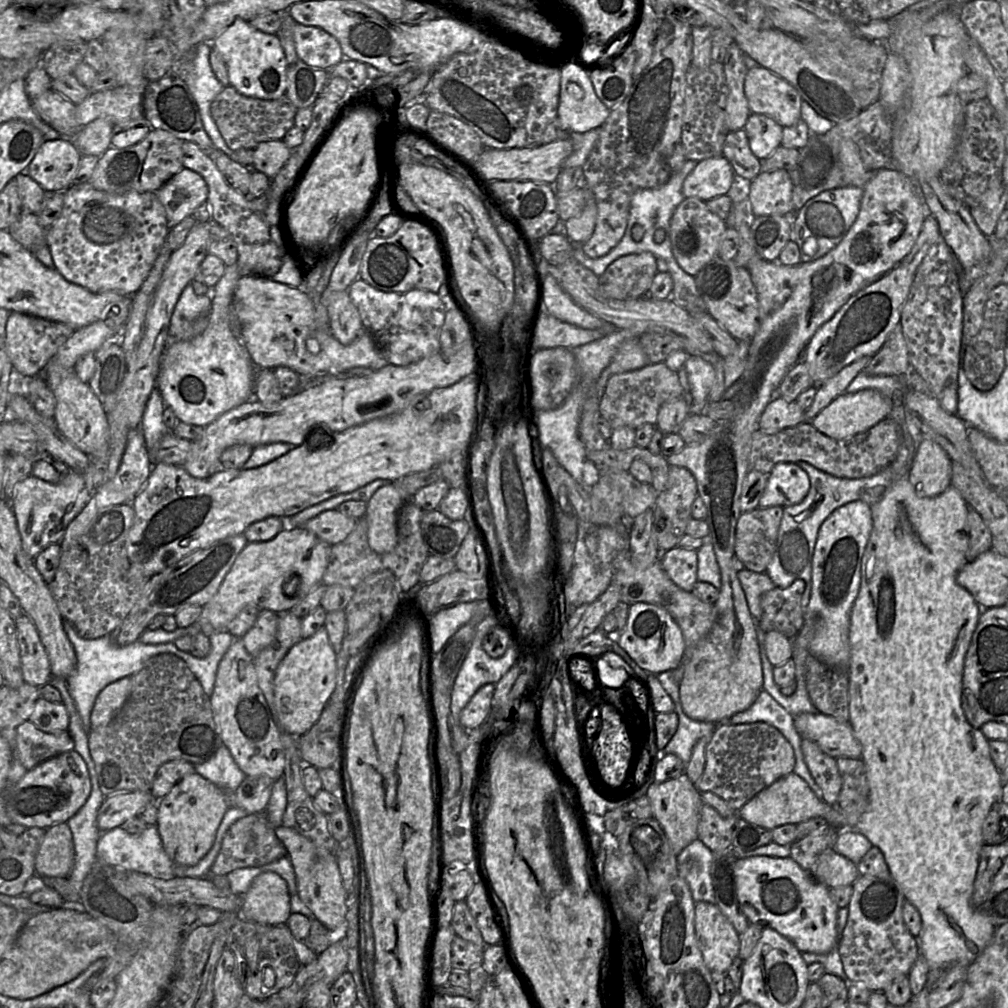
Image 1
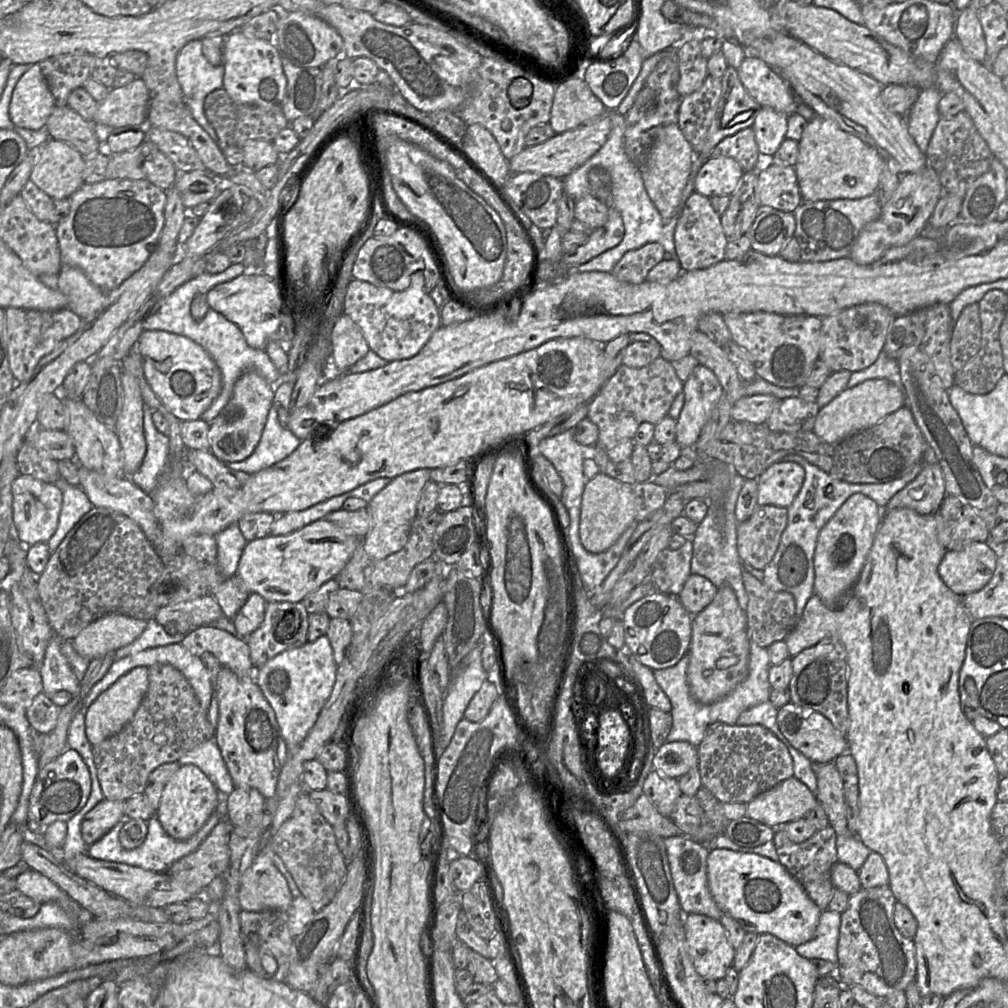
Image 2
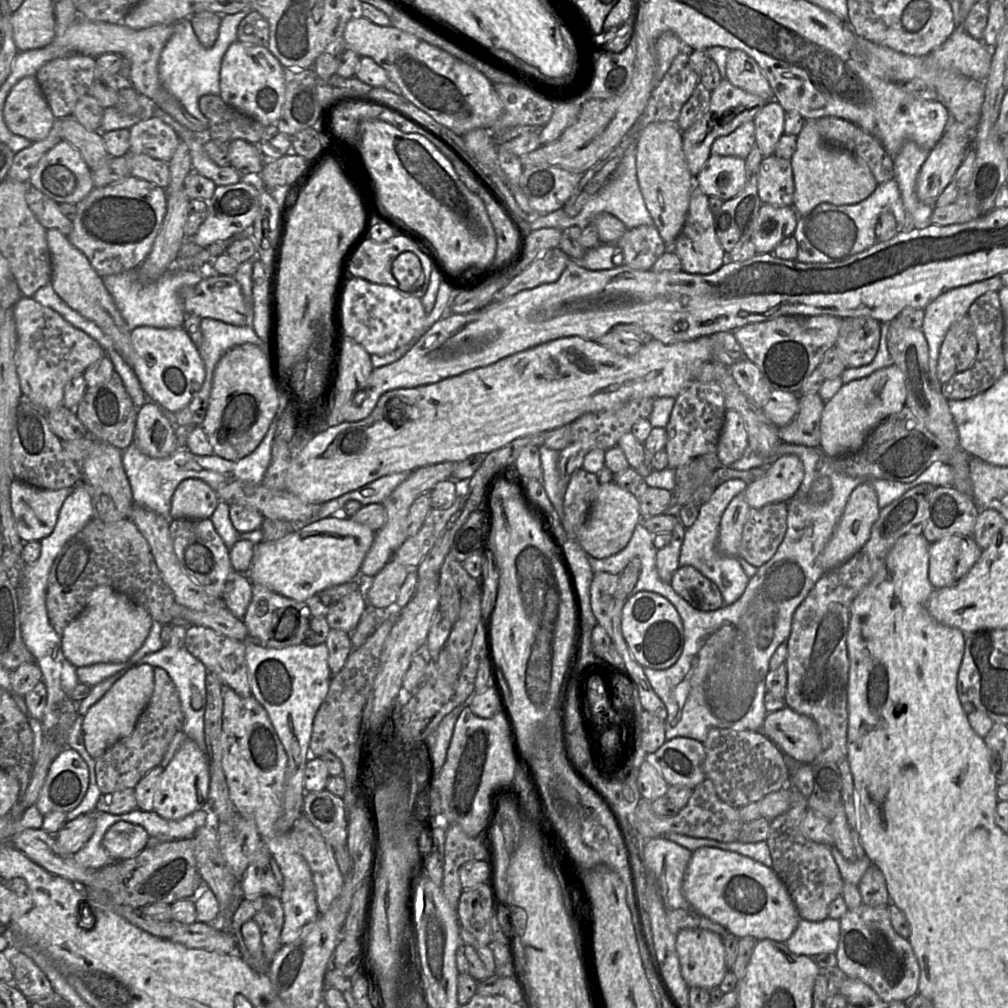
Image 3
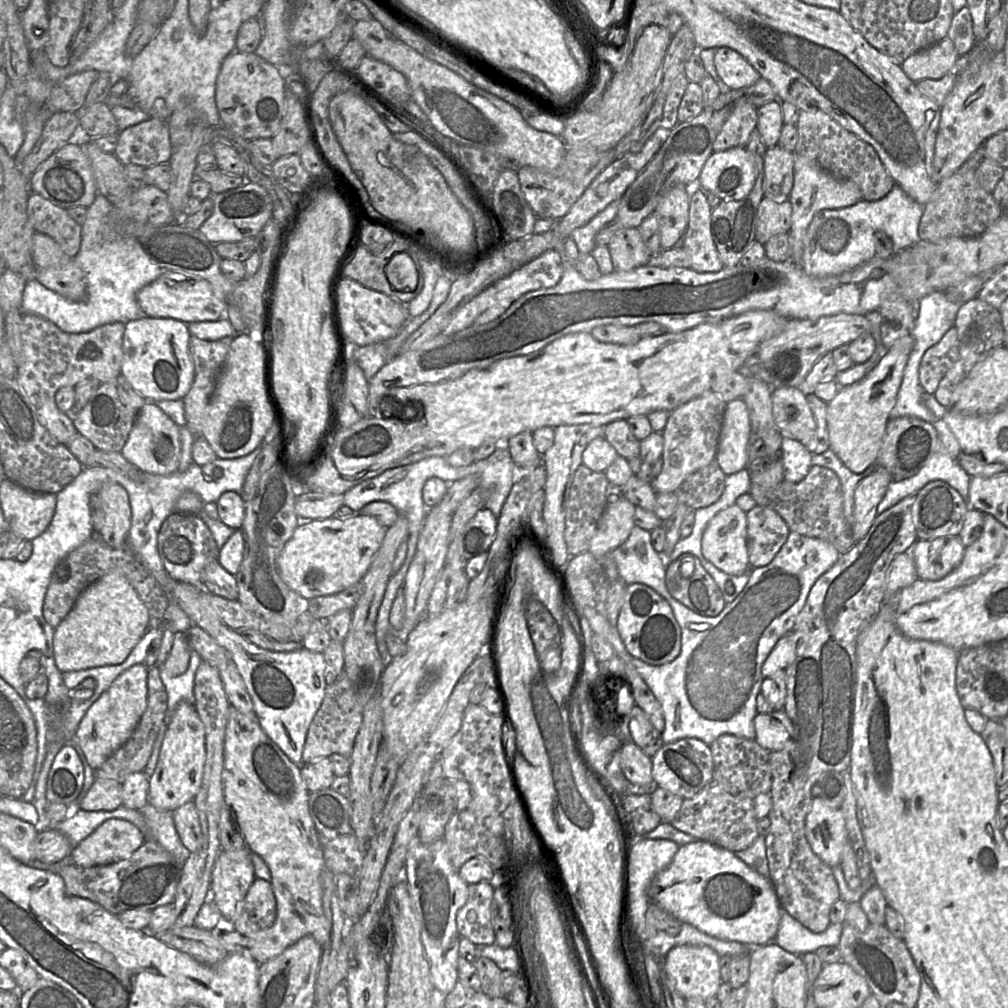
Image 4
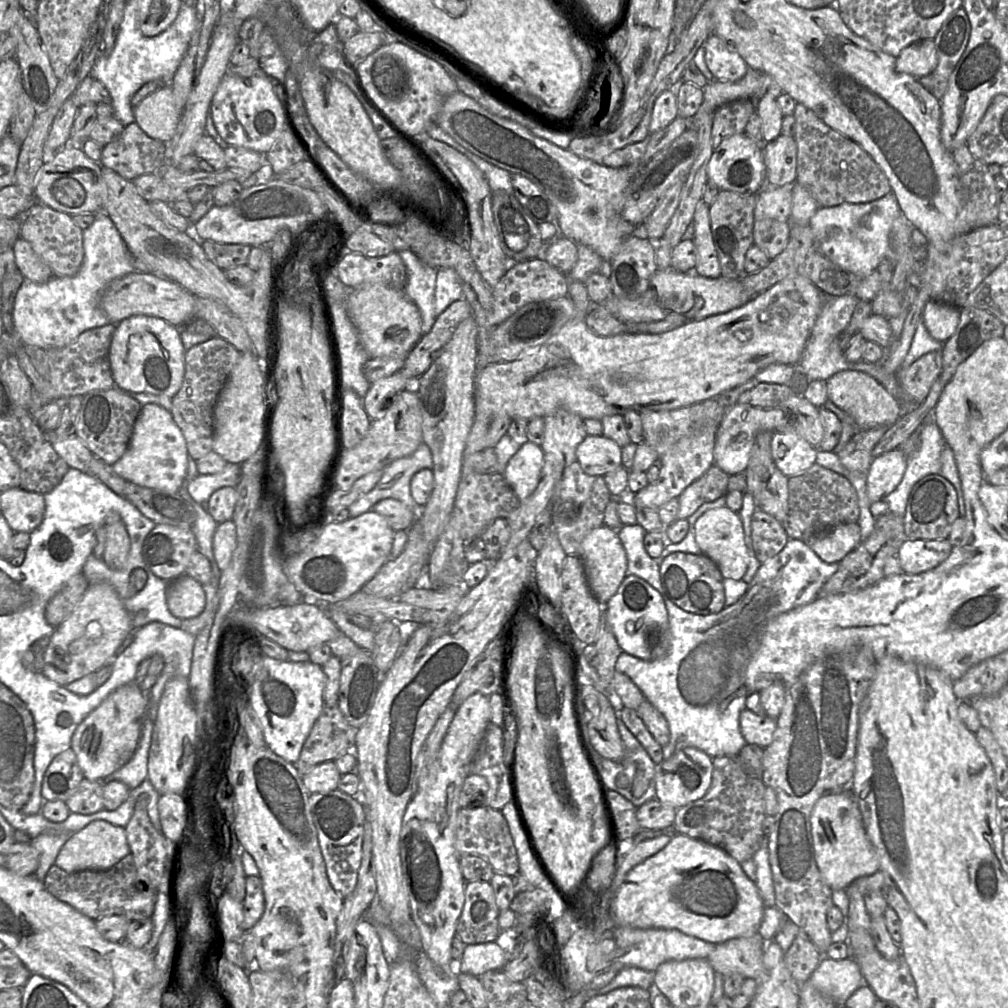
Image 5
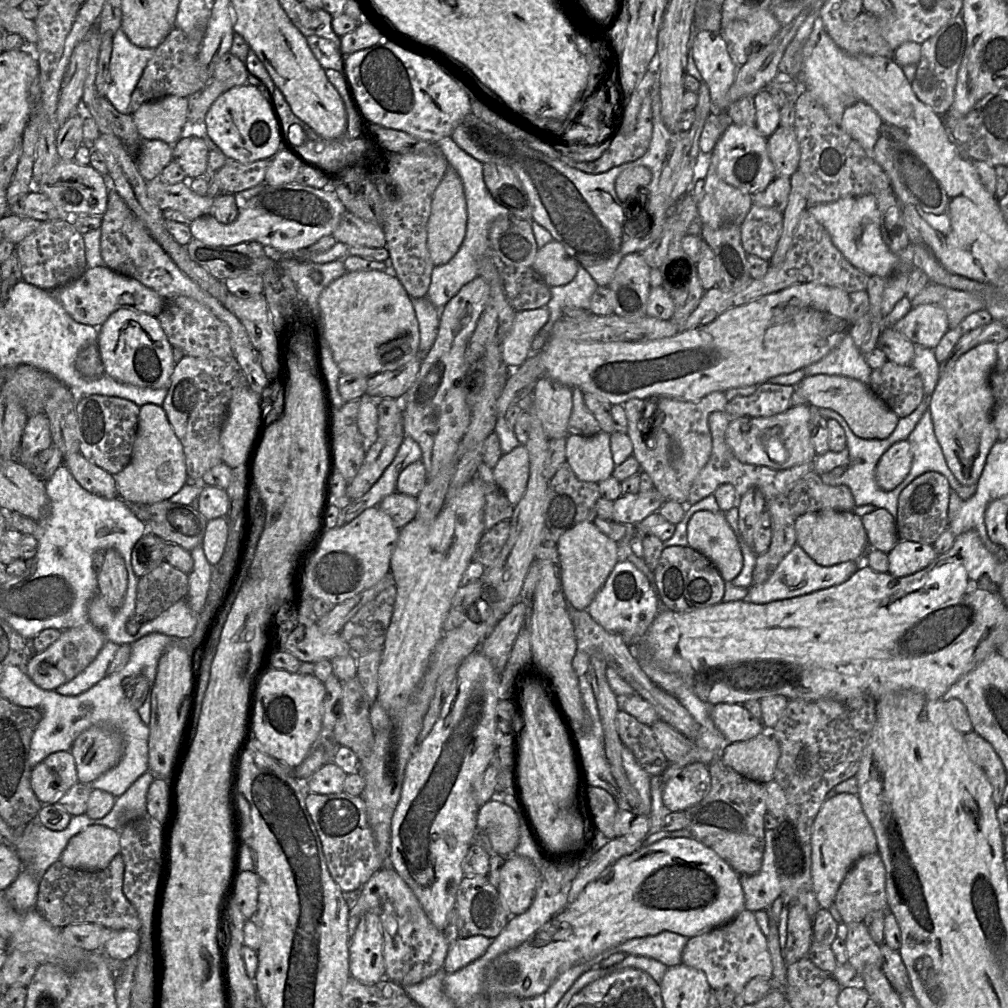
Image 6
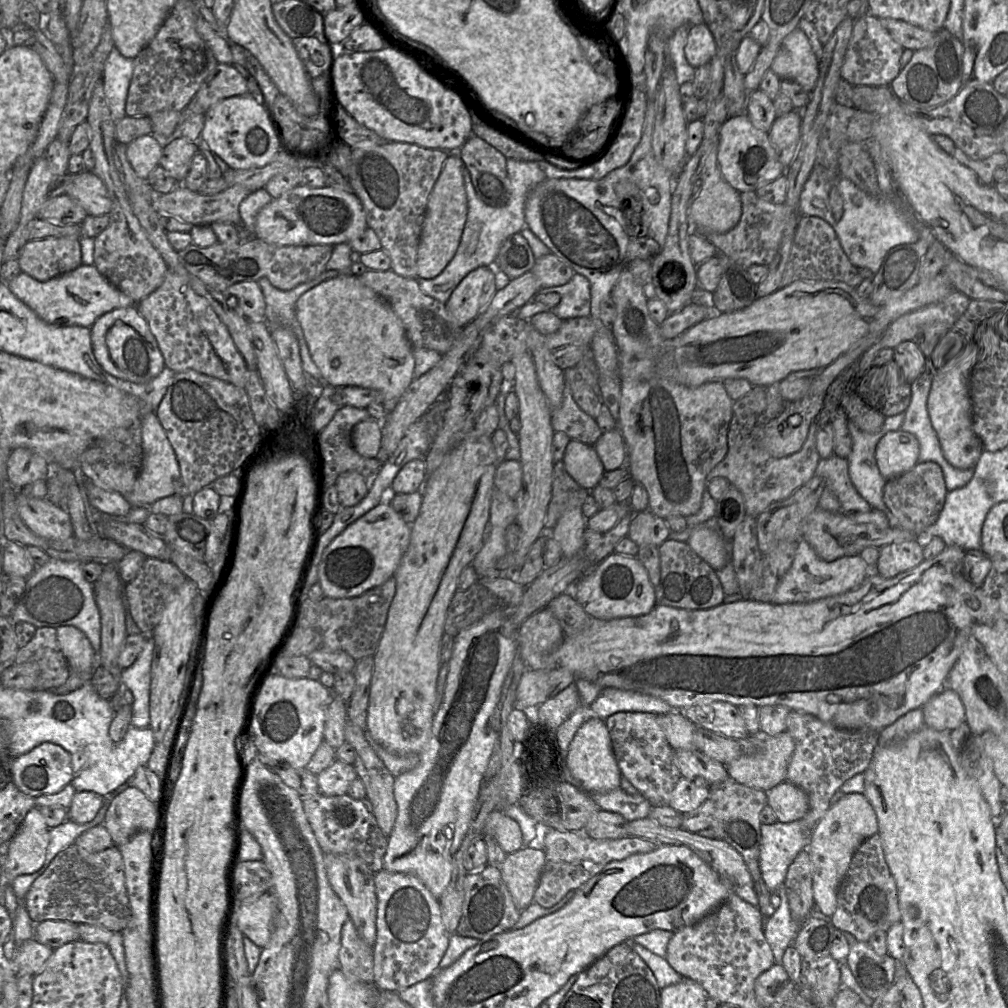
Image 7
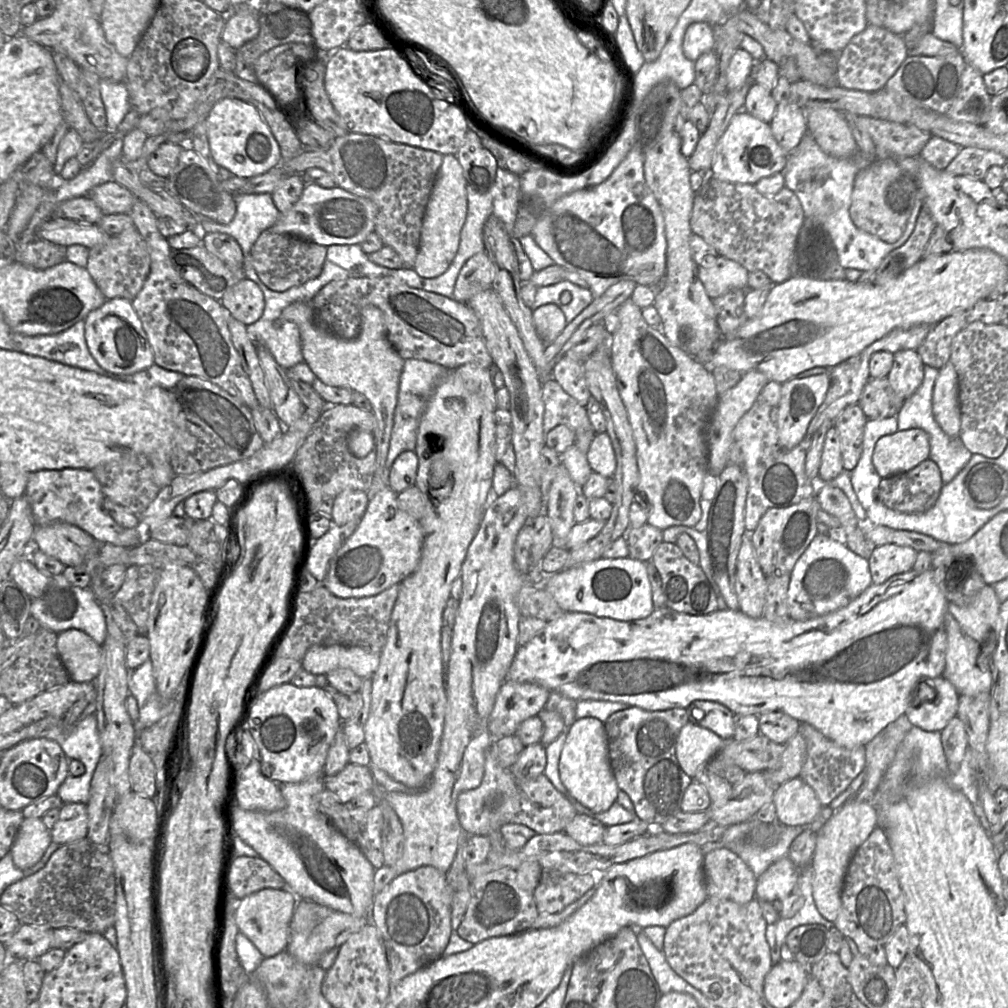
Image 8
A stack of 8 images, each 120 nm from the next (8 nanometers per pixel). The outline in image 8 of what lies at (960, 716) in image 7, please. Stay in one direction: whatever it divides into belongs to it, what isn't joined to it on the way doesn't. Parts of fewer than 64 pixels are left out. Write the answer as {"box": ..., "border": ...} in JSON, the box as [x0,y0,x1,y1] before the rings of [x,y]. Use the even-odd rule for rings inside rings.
{"box":[904,677,959,731],"border":[[[944,677],[921,681],[925,683],[918,694],[920,683],[912,689],[911,701],[904,714],[913,726],[926,731],[941,731],[957,714],[959,694]]]}

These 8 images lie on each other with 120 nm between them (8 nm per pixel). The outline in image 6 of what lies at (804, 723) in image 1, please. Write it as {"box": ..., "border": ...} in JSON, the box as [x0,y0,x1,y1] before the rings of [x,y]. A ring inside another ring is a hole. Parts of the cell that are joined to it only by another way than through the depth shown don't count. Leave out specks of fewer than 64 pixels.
{"box":[711,704,767,743],"border":[[[742,704],[712,705],[711,718],[728,743],[749,741],[767,732],[762,720],[754,718]]]}

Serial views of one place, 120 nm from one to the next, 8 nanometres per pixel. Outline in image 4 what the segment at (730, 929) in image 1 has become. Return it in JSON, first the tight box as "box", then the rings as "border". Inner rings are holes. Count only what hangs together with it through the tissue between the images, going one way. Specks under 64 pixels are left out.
{"box":[662,945,720,1001],"border":[[[679,945],[666,954],[662,967],[676,991],[687,998],[700,998],[706,1001],[715,996],[720,986],[720,956],[708,946]]]}

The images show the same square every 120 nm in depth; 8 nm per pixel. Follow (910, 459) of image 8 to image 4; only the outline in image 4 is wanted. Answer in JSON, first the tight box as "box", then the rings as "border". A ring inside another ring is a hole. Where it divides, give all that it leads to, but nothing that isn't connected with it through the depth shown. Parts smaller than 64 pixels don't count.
{"box":[850,465,893,542],"border":[[[875,465],[873,472],[857,484],[854,492],[853,520],[850,524],[855,542],[864,538],[872,526],[878,515],[878,504],[892,480],[893,476],[886,468]]]}

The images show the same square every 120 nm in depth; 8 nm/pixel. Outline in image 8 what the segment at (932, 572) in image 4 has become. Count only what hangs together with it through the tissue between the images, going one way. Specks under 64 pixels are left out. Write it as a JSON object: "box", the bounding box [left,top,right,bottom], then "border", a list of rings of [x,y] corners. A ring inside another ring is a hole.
{"box":[867,544,918,584],"border":[[[896,544],[876,546],[867,559],[872,584],[882,584],[891,577],[913,569],[918,552],[913,548]]]}

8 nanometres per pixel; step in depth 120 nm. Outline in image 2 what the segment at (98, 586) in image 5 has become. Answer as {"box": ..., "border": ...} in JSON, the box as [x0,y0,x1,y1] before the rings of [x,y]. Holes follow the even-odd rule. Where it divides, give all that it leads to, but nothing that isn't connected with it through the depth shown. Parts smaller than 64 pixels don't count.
{"box":[72,613,147,661],"border":[[[118,613],[108,614],[84,628],[72,640],[72,645],[79,655],[91,661],[131,644],[146,626],[147,621],[143,619]]]}

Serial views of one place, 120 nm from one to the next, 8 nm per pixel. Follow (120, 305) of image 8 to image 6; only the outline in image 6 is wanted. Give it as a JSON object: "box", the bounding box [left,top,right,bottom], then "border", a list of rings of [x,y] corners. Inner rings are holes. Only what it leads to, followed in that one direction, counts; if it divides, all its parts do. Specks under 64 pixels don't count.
{"box":[97,309,174,390],"border":[[[118,309],[98,328],[97,348],[104,367],[104,373],[126,384],[143,388],[162,388],[168,390],[169,379],[174,369],[173,347],[169,343],[156,317],[143,312]]]}

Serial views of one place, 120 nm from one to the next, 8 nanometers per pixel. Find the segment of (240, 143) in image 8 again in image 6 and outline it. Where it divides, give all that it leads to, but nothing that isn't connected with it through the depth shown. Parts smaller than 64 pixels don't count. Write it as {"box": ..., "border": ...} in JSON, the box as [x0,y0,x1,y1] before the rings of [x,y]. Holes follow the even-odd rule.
{"box":[205,82,280,164],"border":[[[247,82],[220,94],[207,111],[205,124],[209,137],[231,160],[248,164],[273,157],[280,150],[272,102],[268,102],[255,86]]]}

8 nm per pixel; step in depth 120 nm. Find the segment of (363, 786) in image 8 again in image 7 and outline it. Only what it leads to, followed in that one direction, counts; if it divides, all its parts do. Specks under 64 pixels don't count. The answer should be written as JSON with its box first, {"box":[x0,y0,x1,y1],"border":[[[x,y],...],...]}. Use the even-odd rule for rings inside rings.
{"box":[316,760,358,796],"border":[[[335,760],[316,777],[322,794],[339,796],[347,794],[351,782],[358,776],[353,765]]]}

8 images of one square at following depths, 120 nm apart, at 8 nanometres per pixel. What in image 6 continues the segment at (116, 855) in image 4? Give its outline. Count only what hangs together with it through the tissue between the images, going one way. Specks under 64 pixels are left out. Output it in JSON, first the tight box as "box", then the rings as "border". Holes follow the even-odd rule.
{"box":[60,825,120,871],"border":[[[90,825],[69,840],[60,860],[74,869],[98,871],[106,868],[119,853],[120,836],[117,830]]]}

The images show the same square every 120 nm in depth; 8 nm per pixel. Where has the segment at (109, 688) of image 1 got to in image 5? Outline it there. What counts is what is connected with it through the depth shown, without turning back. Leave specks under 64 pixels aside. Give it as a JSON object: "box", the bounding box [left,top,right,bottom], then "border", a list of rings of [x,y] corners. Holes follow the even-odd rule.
{"box":[71,682,148,781],"border":[[[130,682],[114,690],[79,724],[72,736],[71,748],[84,778],[103,781],[131,759],[138,745],[147,708],[148,694],[137,682]]]}

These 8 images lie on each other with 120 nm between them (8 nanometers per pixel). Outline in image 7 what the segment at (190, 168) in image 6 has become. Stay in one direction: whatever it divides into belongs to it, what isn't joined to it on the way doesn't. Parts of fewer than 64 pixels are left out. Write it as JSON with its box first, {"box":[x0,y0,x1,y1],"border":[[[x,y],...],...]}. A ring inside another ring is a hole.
{"box":[158,136,199,182],"border":[[[182,136],[163,143],[158,165],[181,182],[189,171],[194,154],[199,152],[199,147],[194,141]]]}

